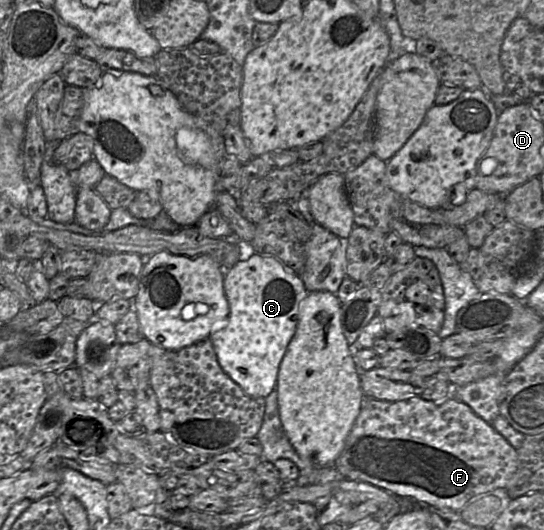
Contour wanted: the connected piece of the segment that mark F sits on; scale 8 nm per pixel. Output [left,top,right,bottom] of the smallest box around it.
[334,396,518,512]

